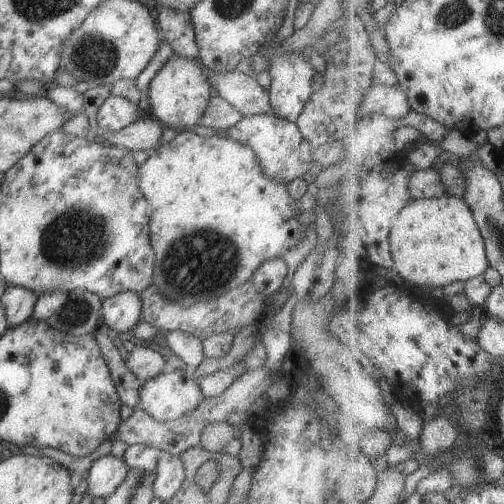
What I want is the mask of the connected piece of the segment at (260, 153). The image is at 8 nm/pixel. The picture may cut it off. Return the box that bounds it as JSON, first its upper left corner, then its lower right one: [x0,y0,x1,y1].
[224,114,313,185]

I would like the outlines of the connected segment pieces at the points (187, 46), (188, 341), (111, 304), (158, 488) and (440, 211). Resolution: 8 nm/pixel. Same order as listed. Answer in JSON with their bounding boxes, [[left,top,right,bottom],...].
[[155,5,198,58],[165,331,204,373],[100,291,141,334],[152,453,184,500],[390,194,490,287]]

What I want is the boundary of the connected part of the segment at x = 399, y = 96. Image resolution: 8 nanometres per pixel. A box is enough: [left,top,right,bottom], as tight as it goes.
[360,83,411,119]

